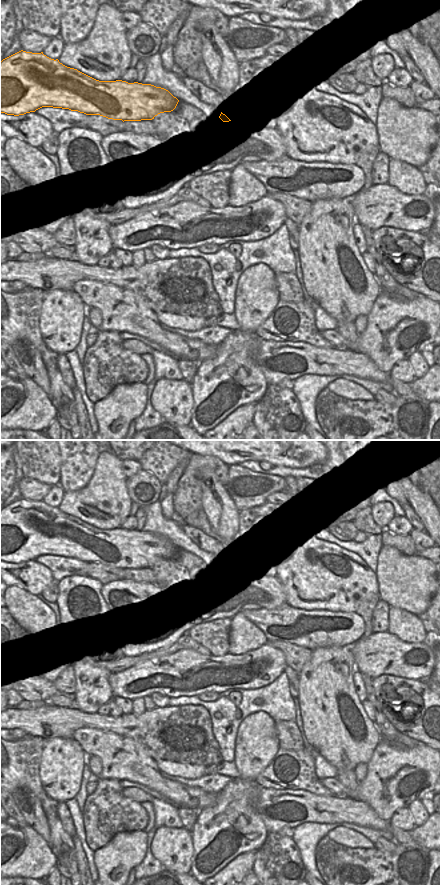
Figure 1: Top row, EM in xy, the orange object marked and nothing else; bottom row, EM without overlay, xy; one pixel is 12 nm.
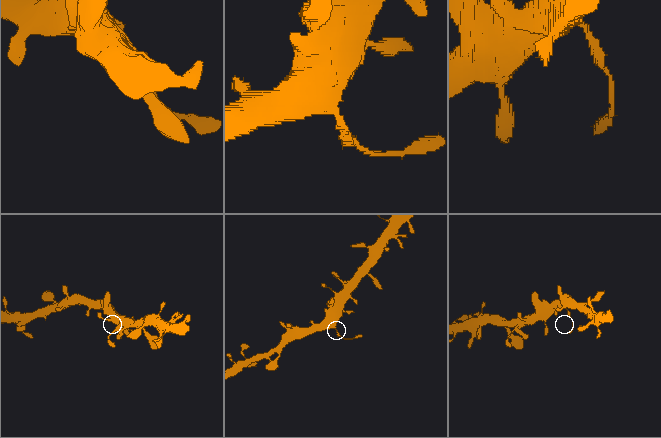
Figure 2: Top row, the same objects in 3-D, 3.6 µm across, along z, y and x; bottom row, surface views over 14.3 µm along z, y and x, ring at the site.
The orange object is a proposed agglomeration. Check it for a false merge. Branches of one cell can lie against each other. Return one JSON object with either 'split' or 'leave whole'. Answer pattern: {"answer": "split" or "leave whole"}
{"answer": "split"}

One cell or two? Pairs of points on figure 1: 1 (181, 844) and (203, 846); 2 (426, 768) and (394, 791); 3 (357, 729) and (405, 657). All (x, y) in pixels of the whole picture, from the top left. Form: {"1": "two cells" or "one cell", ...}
{"1": "two cells", "2": "one cell", "3": "two cells"}

